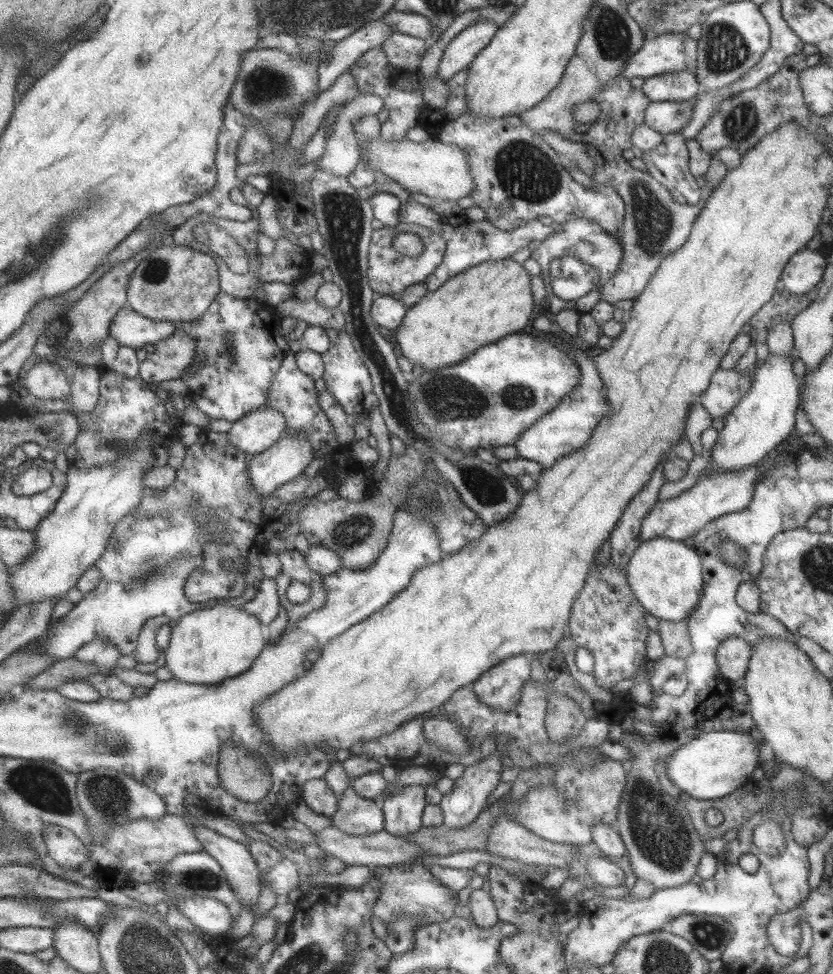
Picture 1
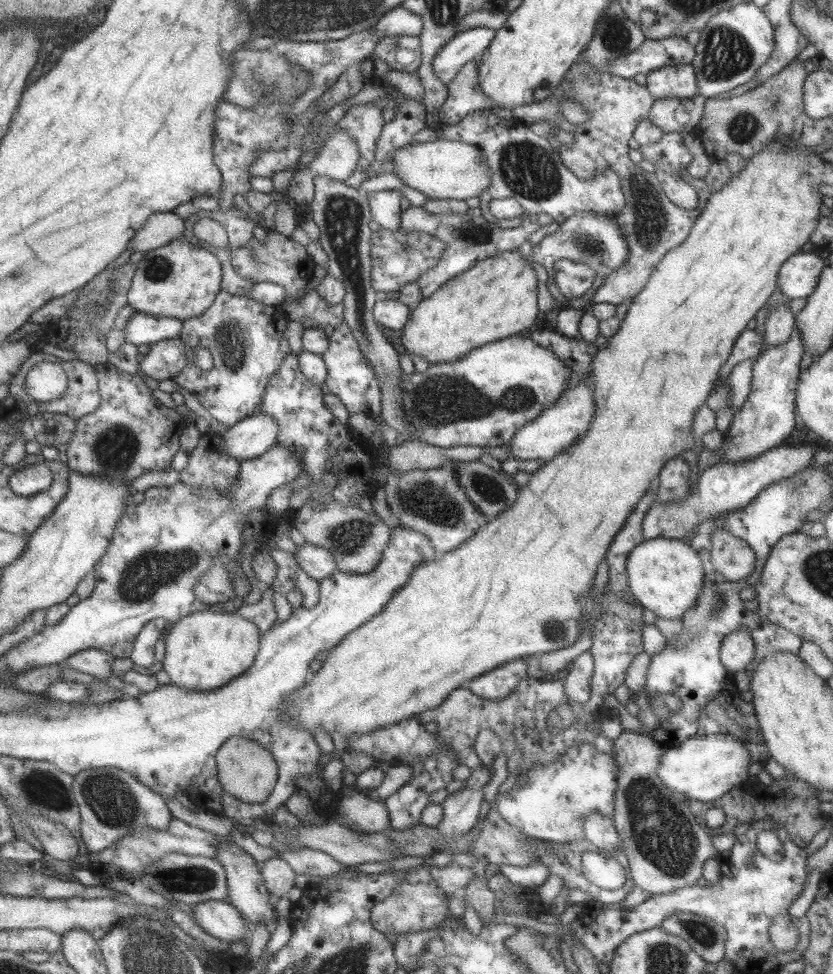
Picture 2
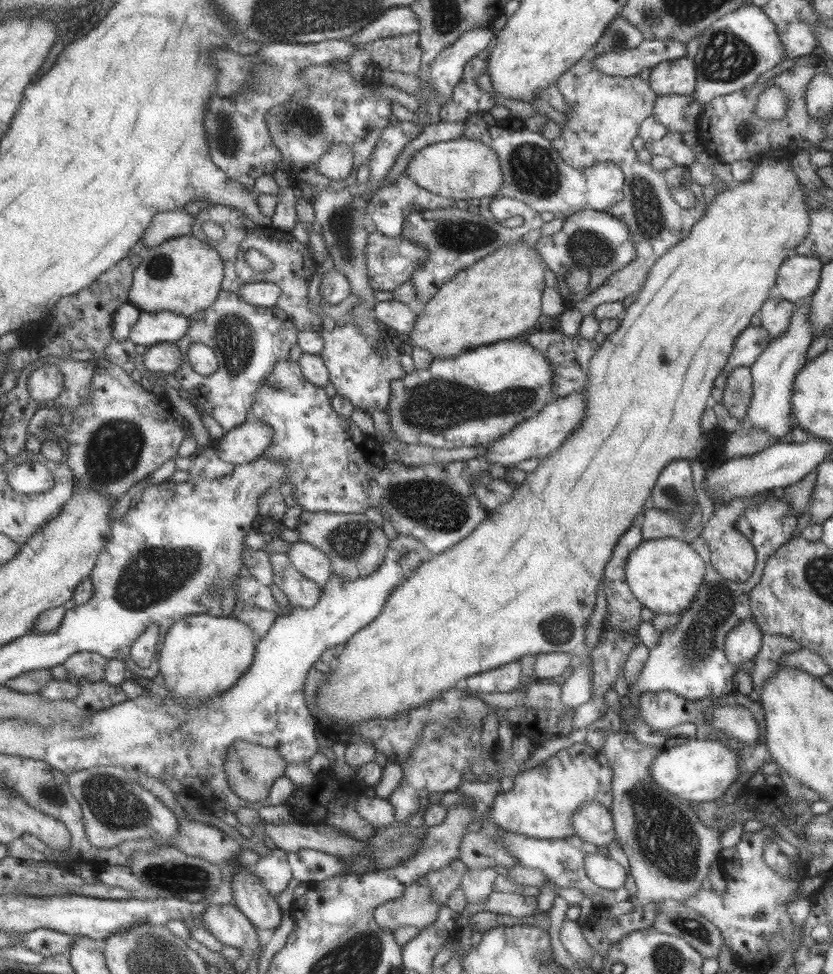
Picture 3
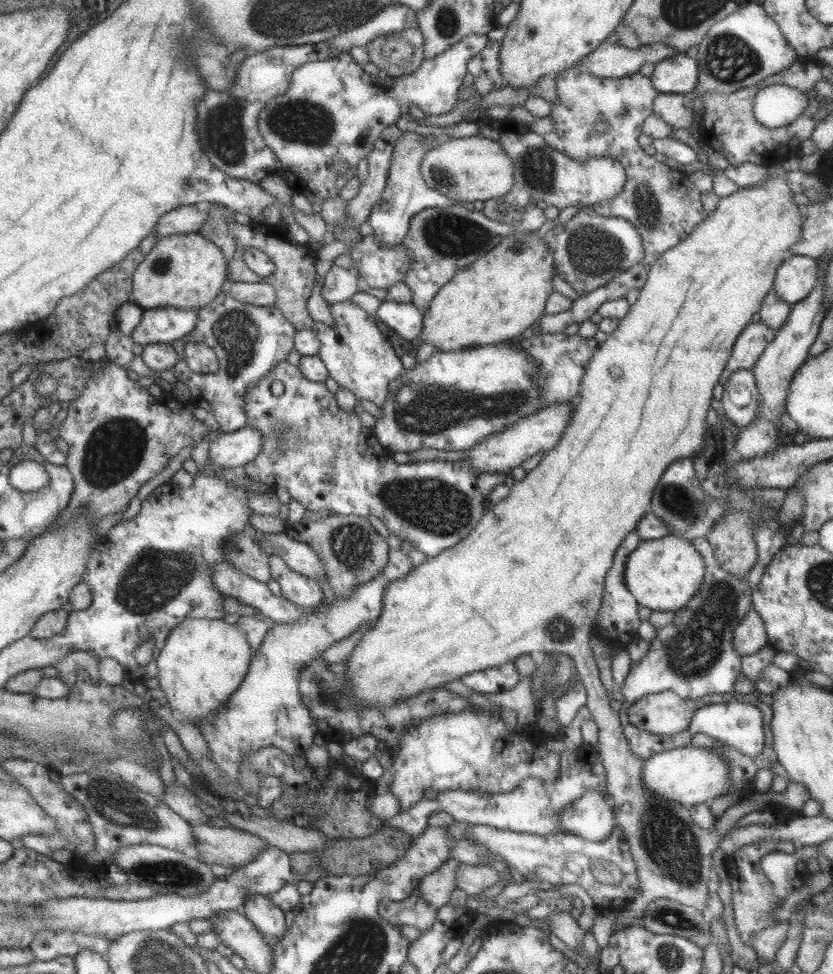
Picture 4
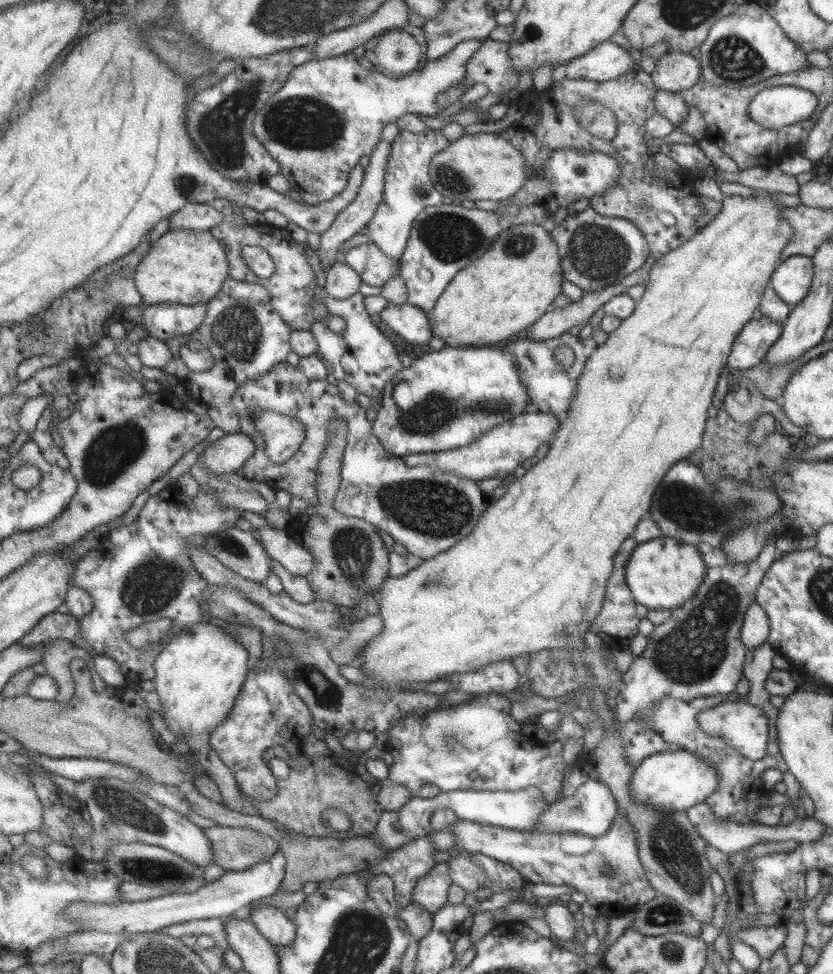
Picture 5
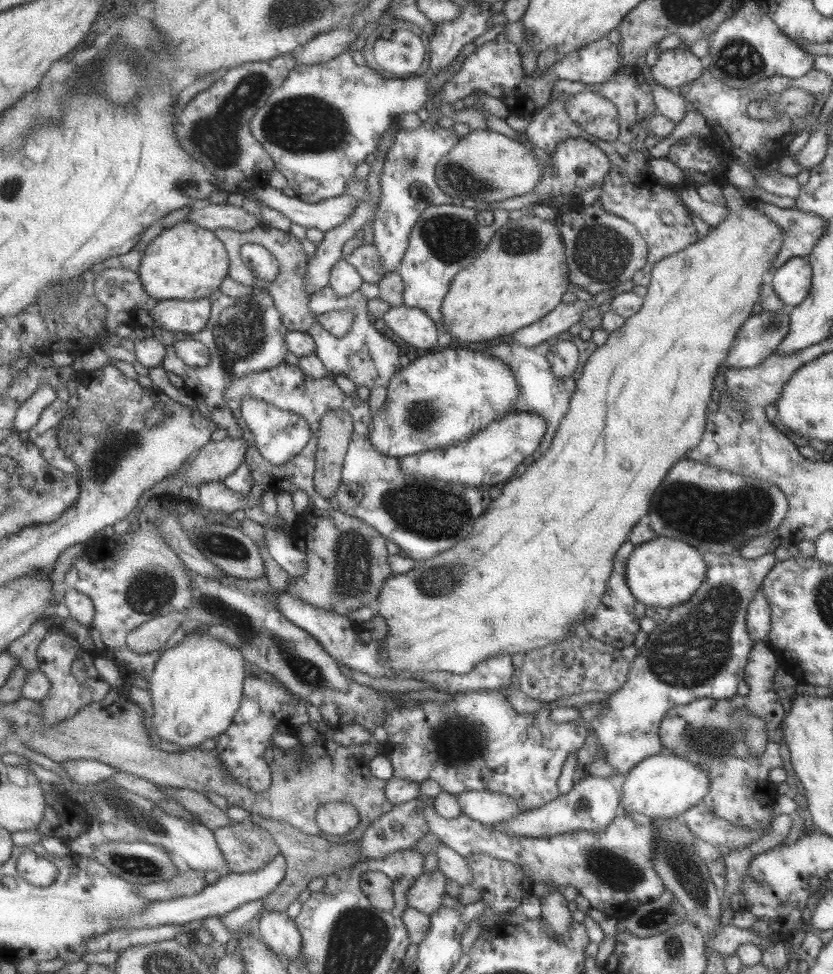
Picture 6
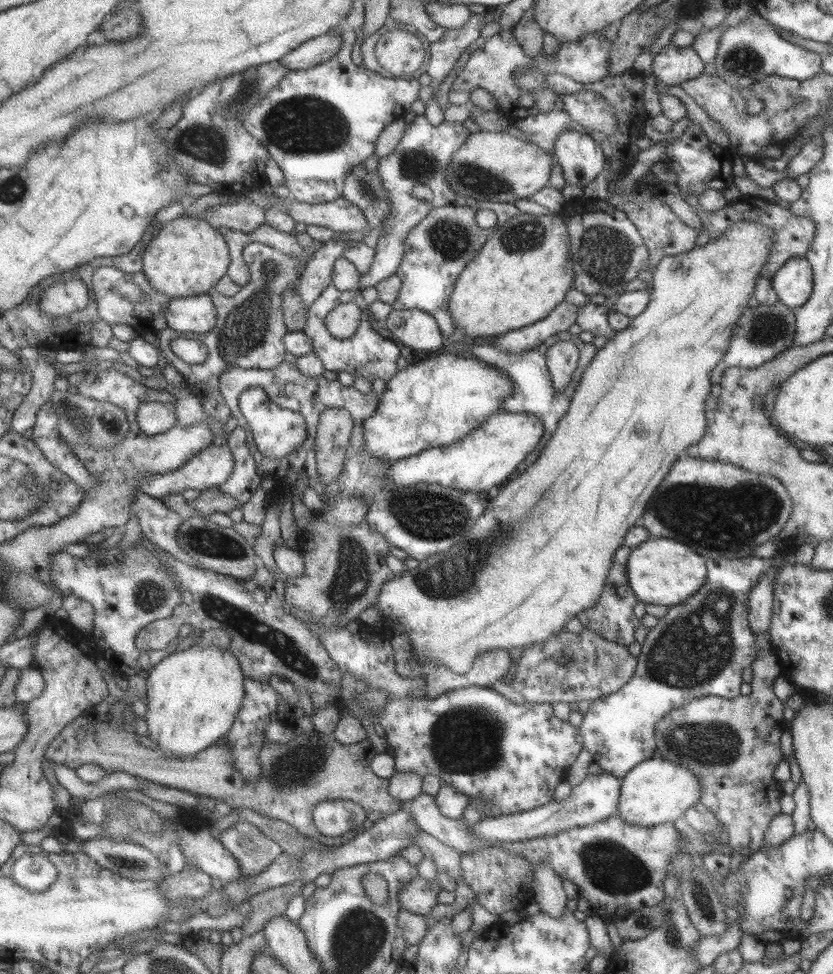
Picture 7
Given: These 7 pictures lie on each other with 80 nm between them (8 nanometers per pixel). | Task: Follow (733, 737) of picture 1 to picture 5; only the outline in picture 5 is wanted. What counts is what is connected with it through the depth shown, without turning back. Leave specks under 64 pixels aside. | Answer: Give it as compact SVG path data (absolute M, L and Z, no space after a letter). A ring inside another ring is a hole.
M672 748L647 756L635 767L629 790L633 800L640 805L686 811L690 806L703 803L712 792L715 792L718 782L719 774L711 764L707 764L705 760L691 752Z

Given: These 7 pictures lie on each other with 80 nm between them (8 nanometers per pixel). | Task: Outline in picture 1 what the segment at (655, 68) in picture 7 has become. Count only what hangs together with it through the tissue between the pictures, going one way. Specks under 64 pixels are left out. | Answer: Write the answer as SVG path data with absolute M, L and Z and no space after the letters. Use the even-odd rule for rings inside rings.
M665 72L644 79L641 92L650 102L683 102L702 89L693 72Z

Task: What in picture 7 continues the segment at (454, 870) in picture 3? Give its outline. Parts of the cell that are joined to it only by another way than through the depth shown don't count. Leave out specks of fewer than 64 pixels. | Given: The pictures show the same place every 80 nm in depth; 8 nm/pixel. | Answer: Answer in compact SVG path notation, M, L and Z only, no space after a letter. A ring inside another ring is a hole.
M414 876L398 894L401 909L413 914L423 915L431 912L431 908L437 904L437 892L440 884L437 878L430 881L419 876Z

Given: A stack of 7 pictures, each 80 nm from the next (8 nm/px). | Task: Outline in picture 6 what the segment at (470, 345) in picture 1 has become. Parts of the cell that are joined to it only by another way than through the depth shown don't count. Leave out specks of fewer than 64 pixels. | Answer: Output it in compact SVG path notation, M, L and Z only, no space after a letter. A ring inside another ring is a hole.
M523 216L509 221L495 231L487 247L483 248L471 265L453 276L450 288L440 304L441 320L437 329L439 333L447 332L453 341L461 343L479 343L509 336L524 326L532 325L561 302L561 297L571 287L566 275L563 243L555 220L543 221L535 216Z

